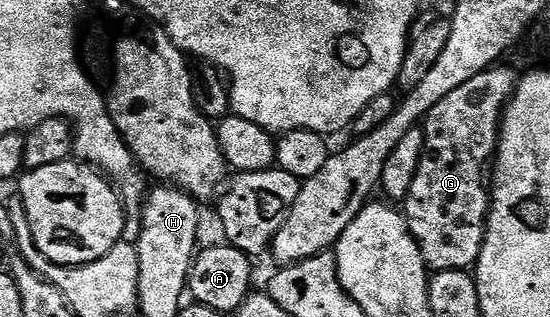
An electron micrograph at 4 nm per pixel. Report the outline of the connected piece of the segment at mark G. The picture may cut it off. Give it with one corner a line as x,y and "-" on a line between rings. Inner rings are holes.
503,66
490,67
473,81
465,81
461,89
453,89
449,97
433,105
421,124
421,161
401,211
432,272
466,271
479,259
489,210
489,187
483,170
488,170
498,148
499,124
517,82
517,75

